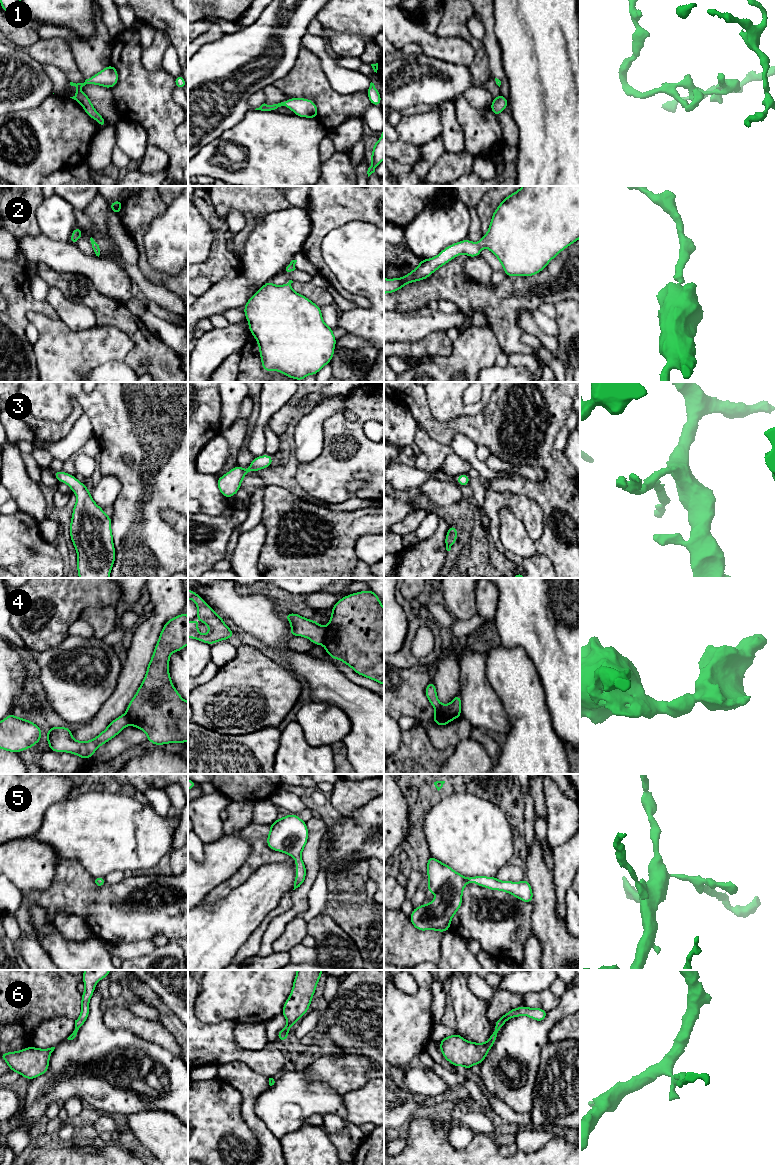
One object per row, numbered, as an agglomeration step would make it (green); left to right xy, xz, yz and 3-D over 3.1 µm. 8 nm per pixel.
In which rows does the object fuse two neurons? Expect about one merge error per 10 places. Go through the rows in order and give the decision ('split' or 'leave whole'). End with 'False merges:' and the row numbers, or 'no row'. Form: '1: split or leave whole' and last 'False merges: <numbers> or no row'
1: leave whole
2: leave whole
3: leave whole
4: split
5: leave whole
6: leave whole
False merges: 4

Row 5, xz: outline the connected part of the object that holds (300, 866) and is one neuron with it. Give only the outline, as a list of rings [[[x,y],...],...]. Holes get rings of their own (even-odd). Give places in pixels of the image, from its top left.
[[[289,814],[277,819],[270,825],[267,837],[267,845],[274,851],[286,853],[296,859],[296,878],[294,889],[300,887],[305,881],[306,866],[301,859],[301,853],[308,840],[308,828],[306,822],[296,814]]]

